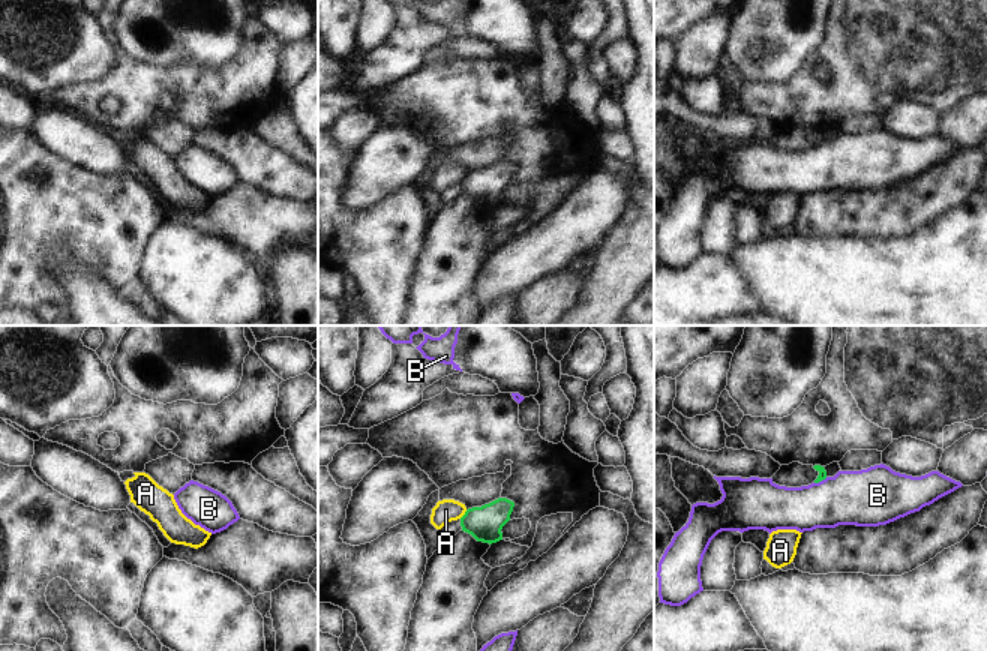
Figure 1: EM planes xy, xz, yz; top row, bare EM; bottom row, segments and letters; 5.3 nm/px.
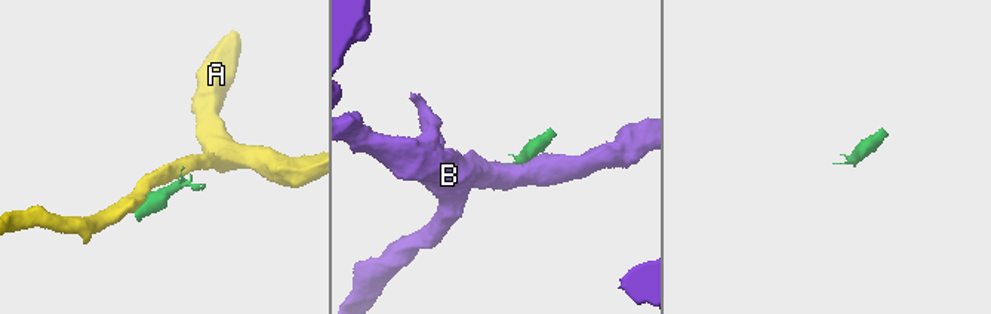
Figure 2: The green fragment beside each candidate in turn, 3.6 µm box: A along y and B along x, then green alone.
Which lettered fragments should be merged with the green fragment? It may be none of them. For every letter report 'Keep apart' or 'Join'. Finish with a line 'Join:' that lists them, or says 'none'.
A: Keep apart
B: Keep apart
Join: none

